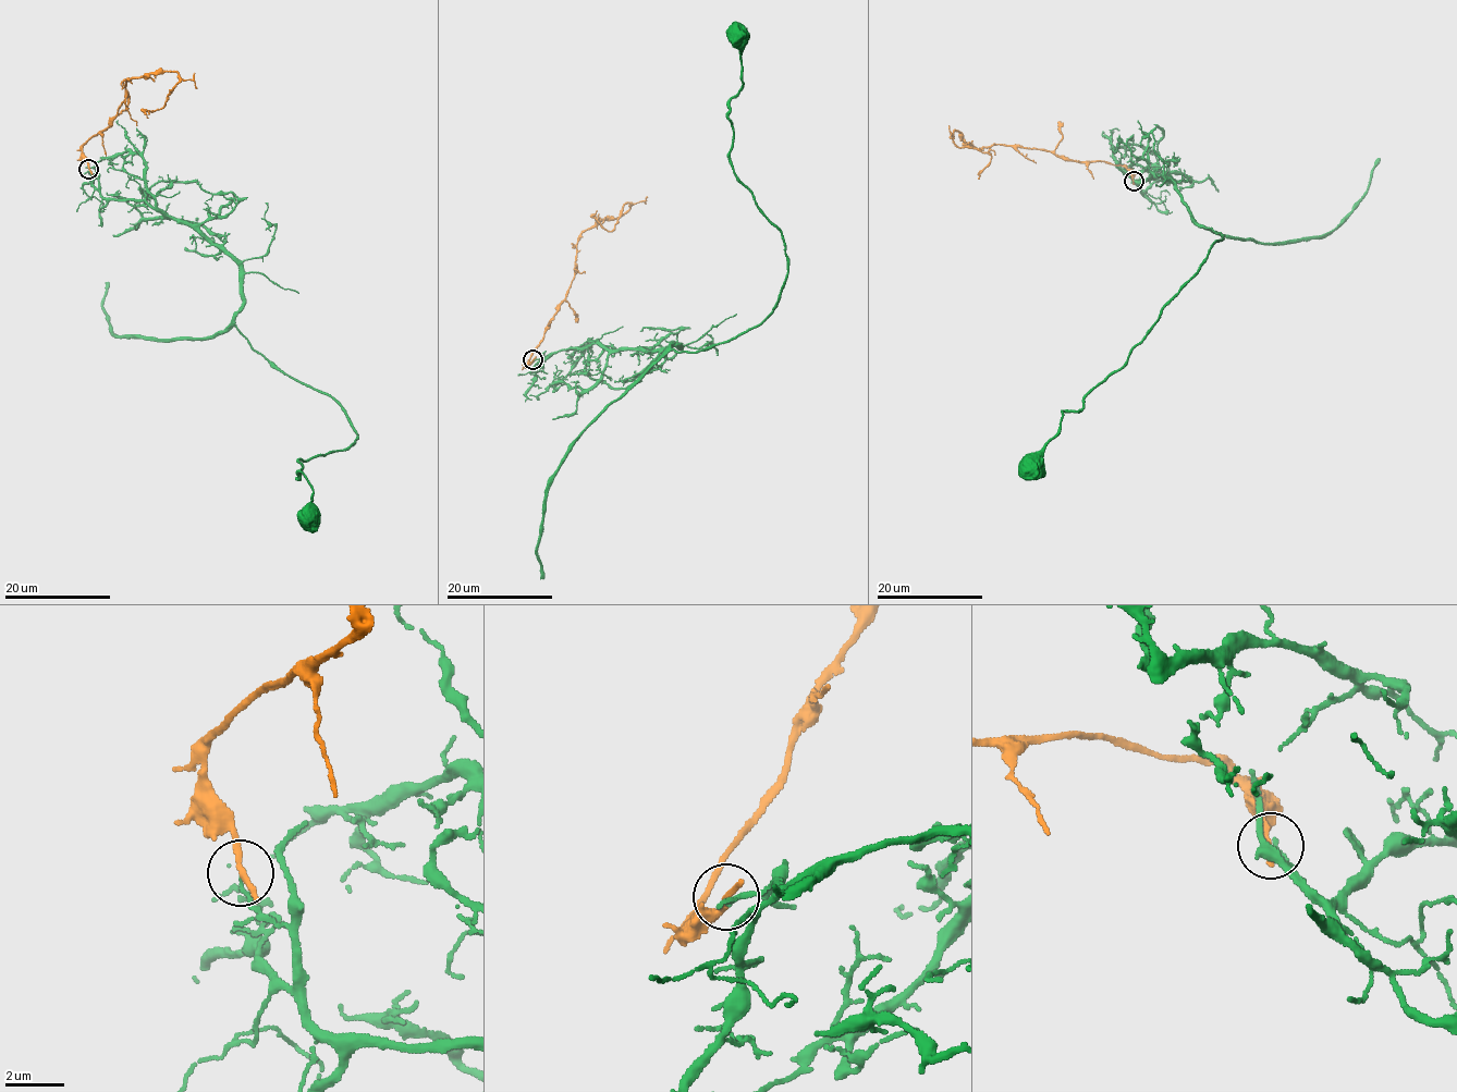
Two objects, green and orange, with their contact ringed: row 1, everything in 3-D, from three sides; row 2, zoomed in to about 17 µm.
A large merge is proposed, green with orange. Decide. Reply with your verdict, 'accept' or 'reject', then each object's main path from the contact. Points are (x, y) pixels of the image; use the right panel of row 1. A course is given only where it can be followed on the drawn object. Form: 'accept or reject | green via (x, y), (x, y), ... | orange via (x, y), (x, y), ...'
reject | green via (1134, 181), (1145, 195), (1138, 181), (1162, 174), (1222, 238), (1031, 465) | orange via (1134, 181), (1131, 172), (1103, 161), (993, 144), (977, 148), (954, 131), (957, 146), (991, 156), (978, 179)

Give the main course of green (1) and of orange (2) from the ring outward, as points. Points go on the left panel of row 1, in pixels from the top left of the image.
1: (89, 169), (106, 198), (195, 223), (242, 271), (254, 350), (341, 405), (356, 440), (300, 459), (309, 514)
2: (89, 169), (83, 144), (108, 126), (124, 100), (126, 77), (176, 73), (161, 108), (147, 118)

